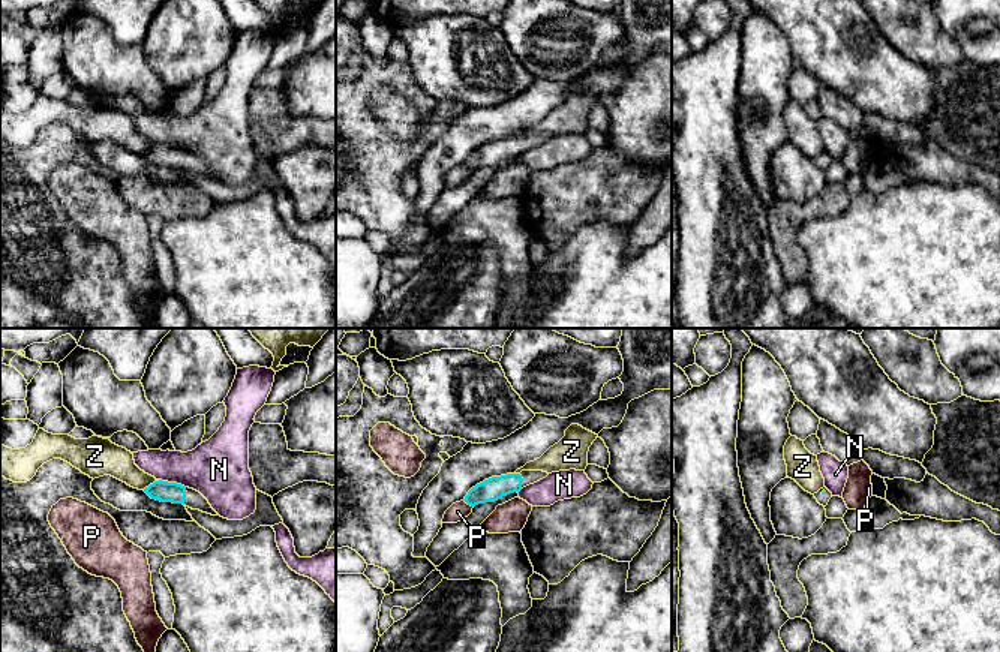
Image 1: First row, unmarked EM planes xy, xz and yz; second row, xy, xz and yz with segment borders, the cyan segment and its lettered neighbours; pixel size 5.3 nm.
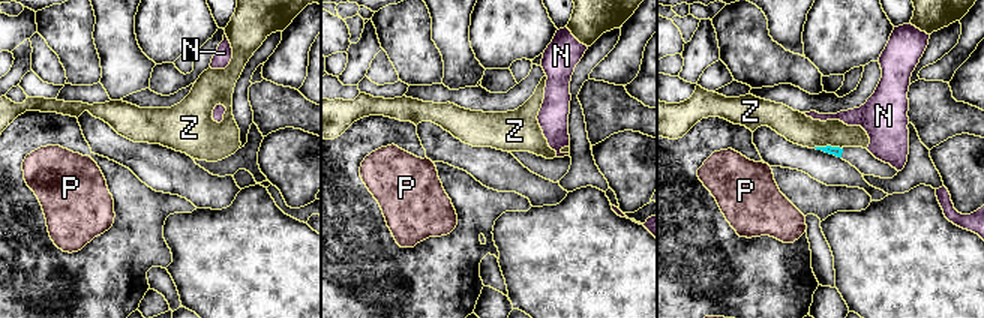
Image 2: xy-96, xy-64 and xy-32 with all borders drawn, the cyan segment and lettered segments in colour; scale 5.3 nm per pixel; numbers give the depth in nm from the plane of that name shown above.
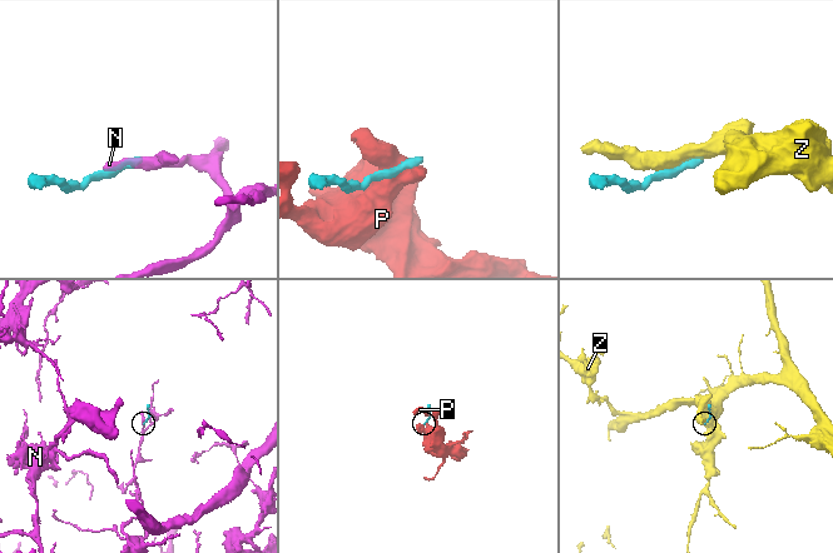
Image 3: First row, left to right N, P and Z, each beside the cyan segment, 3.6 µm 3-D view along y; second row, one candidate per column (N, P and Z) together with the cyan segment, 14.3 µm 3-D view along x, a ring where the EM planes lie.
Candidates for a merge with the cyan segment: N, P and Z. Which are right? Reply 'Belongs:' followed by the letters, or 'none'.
Belongs: none

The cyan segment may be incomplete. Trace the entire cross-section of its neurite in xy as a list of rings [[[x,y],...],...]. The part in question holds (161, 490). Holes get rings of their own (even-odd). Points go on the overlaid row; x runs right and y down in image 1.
[[[159,480],[150,484],[148,487],[145,487],[144,492],[151,499],[156,499],[160,502],[183,504],[192,510],[199,510],[211,516],[219,516],[199,492],[177,483],[168,483],[168,481]]]

